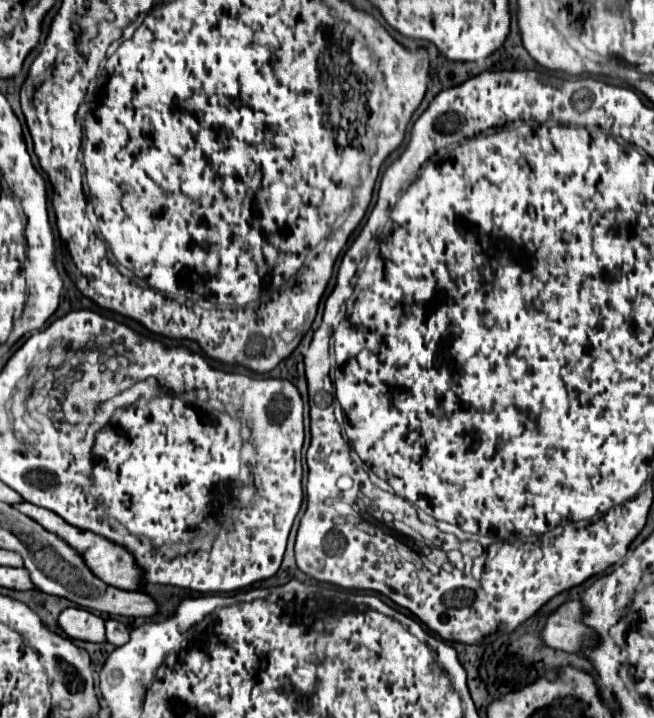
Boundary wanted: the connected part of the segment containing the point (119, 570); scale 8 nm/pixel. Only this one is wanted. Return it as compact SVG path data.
M20 501L20 505L16 503L14 507L16 507L20 513L28 515L30 519L34 519L36 523L40 523L46 531L52 531L54 535L58 535L60 539L64 539L70 547L74 547L74 549L82 555L84 563L92 569L92 573L94 573L96 577L100 577L104 583L114 585L114 587L118 587L118 589L126 589L126 591L136 591L136 589L140 587L140 569L136 567L132 553L128 553L124 547L120 547L120 545L116 545L116 543L110 543L108 539L104 539L104 537L100 537L100 535L94 535L94 533L90 533L90 531L82 531L82 529L66 523L62 517L58 517L58 515L56 515L54 511L50 511L50 509L32 505L32 503L28 503L28 501Z

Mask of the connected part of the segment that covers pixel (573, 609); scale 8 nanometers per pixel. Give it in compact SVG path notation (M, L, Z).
M568 601L560 605L548 619L540 633L542 641L560 651L576 653L582 645L592 643L592 635L580 625L580 601Z

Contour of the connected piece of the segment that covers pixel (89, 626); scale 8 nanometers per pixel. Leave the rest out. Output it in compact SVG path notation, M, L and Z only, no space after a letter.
M68 607L58 615L58 627L70 637L80 641L102 643L104 637L104 619L90 613L88 609Z

